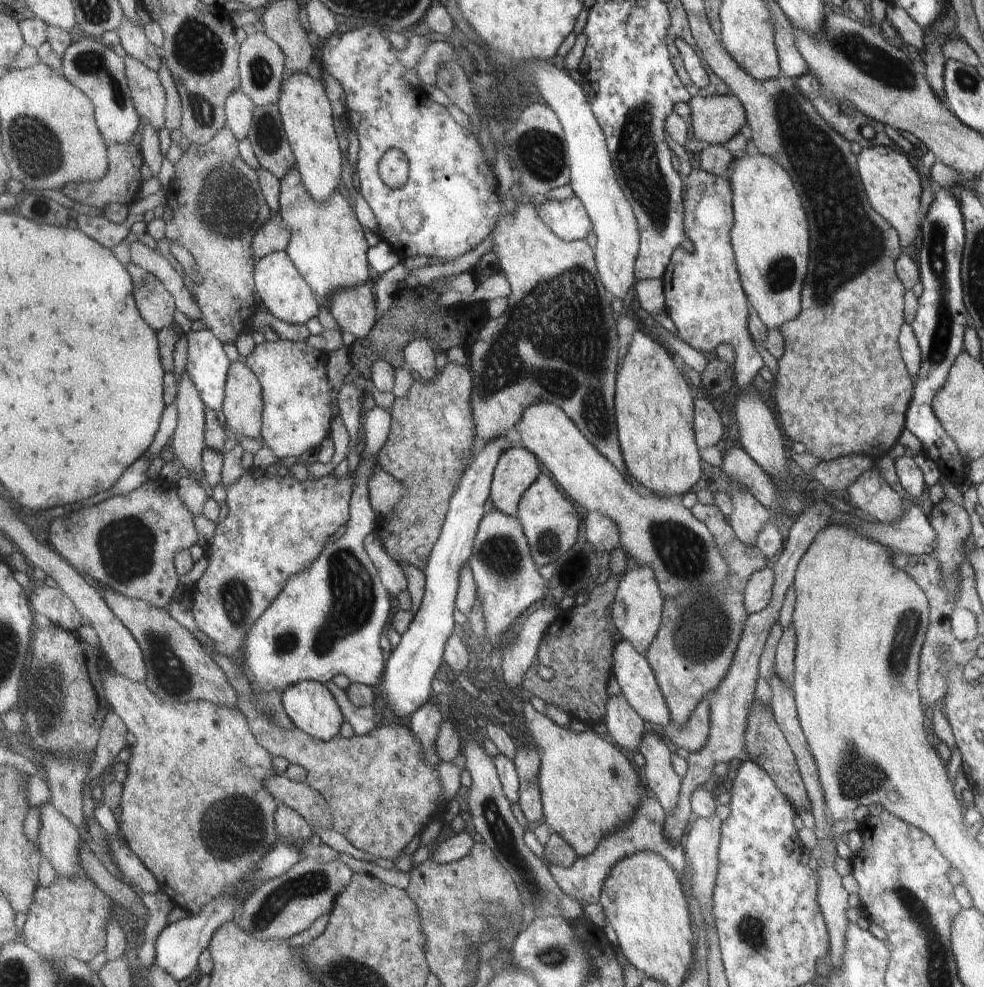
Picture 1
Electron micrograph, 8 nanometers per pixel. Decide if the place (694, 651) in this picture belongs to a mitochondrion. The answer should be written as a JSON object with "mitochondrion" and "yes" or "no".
{"mitochondrion":"yes"}

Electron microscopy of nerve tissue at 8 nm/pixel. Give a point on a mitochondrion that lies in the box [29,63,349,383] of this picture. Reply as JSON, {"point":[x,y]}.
{"point":[226,204]}

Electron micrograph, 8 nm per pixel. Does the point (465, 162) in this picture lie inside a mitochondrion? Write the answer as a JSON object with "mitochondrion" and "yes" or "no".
{"mitochondrion":"no"}

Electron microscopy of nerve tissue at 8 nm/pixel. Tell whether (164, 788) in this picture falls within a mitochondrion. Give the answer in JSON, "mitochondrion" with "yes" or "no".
{"mitochondrion":"no"}

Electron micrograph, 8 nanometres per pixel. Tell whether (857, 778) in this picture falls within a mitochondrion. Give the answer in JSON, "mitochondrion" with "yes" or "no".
{"mitochondrion":"yes"}

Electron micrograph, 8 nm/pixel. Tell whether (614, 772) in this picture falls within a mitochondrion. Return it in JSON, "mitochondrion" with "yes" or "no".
{"mitochondrion":"yes"}

